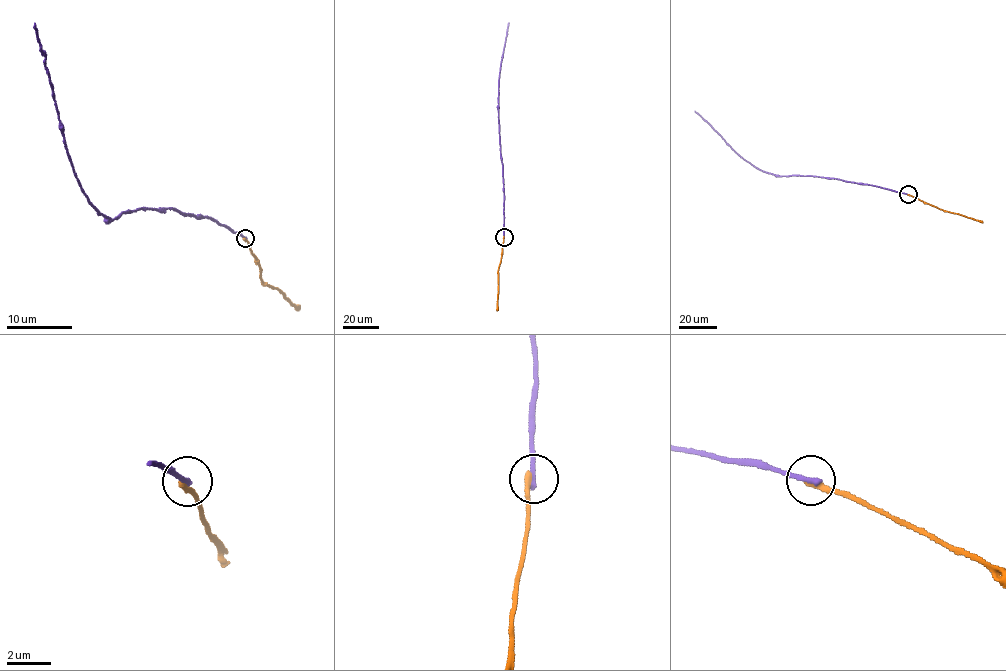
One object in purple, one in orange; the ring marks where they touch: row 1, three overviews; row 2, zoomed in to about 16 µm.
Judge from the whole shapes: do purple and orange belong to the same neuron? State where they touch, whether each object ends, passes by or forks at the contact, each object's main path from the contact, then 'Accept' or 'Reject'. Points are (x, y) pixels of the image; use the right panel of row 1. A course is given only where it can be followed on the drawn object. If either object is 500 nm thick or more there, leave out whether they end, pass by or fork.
Place: (908, 194). At the ring purple ends. At the ring orange ends. Course of purple: (908, 194), (836, 178), (775, 176), (739, 156), (695, 111). Course of orange: (908, 194), (943, 210), (982, 222). Reject

